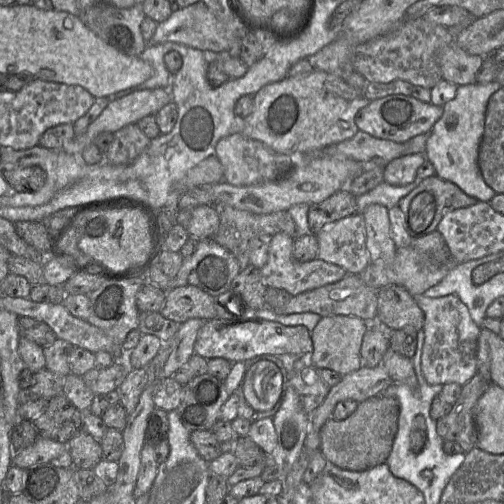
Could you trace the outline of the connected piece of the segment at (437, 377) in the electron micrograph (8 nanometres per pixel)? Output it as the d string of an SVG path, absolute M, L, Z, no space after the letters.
M423 295L414 297L424 314L424 346L421 355L421 371L425 381L431 385L456 383L463 387L477 374L477 342L481 332L470 317L468 308L456 295L441 298L427 298Z

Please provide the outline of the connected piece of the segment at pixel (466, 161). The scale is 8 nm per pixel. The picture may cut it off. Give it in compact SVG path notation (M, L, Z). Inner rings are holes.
M495 80L487 84L460 85L456 96L445 103L442 117L434 124L426 142L424 156L435 168L435 176L458 186L479 202L489 202L496 193L484 181L478 166L478 151L483 138L485 115L490 97L501 85Z

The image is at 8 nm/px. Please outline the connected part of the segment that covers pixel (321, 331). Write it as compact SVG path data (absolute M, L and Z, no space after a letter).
M333 316L321 318L311 333L313 352L308 362L317 370L329 369L341 376L351 374L361 368L361 346L367 322L356 317Z

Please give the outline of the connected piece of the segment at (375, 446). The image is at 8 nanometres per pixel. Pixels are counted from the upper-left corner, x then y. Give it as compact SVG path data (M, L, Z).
M383 395L371 397L360 402L356 411L347 419L338 421L330 418L326 421L320 430L320 451L328 463L343 470L363 472L375 468L386 462L392 450L398 430L398 418L396 400Z

